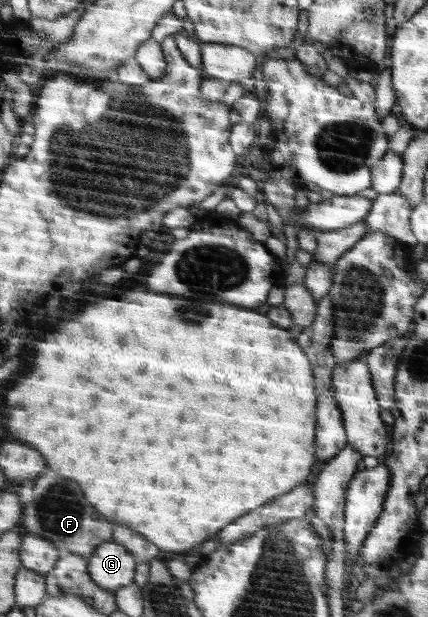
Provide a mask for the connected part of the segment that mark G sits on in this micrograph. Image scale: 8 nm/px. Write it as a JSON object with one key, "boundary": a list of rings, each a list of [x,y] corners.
{"boundary":[[[118,540],[101,543],[88,560],[88,573],[102,589],[115,592],[134,582],[138,561]]]}

